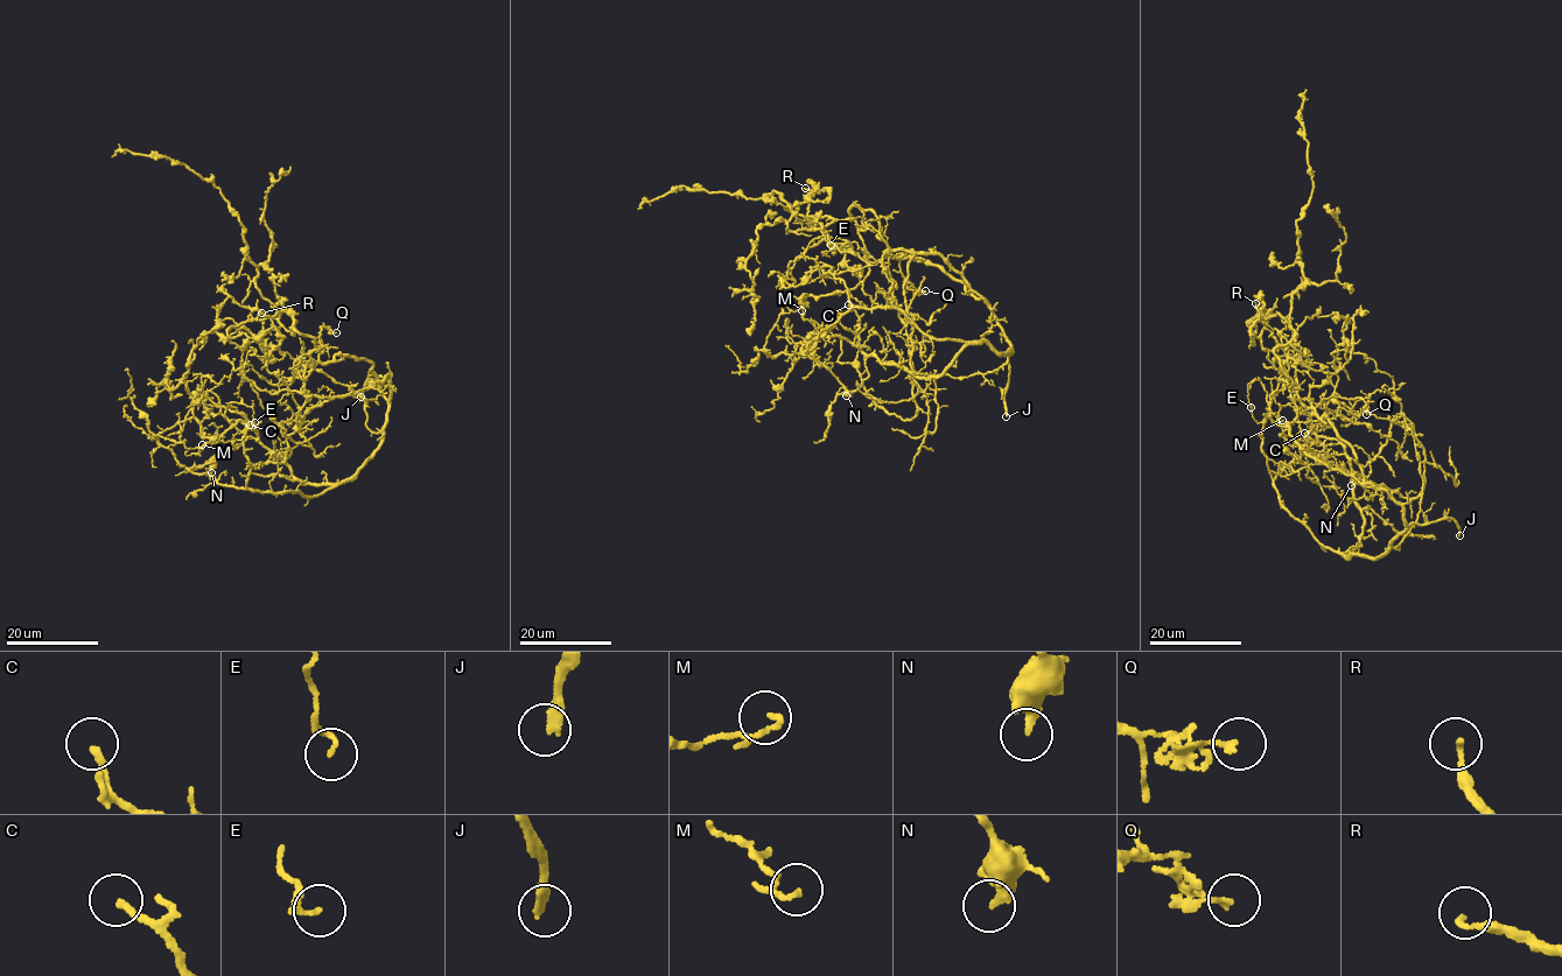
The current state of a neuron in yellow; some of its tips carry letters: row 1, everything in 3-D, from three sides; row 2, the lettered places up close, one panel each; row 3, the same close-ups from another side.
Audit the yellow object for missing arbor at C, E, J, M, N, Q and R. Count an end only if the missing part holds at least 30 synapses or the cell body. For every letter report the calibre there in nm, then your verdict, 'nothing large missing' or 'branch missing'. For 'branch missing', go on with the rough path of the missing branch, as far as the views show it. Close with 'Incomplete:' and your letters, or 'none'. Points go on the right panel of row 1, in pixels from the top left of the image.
C: 200 nm | nothing large missing
E: 170 nm | nothing large missing
J: 240 nm | branch missing | (1459, 535), (1445, 545), (1433, 543), (1419, 549), (1414, 559), (1429, 567), (1406, 590)
M: 140 nm | nothing large missing
N: 380 nm | nothing large missing
Q: 130 nm | nothing large missing
R: 170 nm | nothing large missing
Incomplete: J

